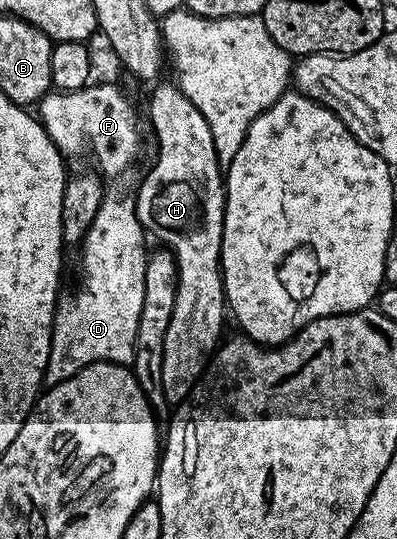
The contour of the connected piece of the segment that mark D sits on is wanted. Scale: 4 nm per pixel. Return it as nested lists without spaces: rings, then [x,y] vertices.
[[[105,193],[79,251],[80,287],[69,298],[61,297],[56,307],[50,356],[44,373],[45,387],[62,384],[95,362],[128,366],[134,360],[148,263],[144,238],[146,231],[136,215],[135,197]]]

